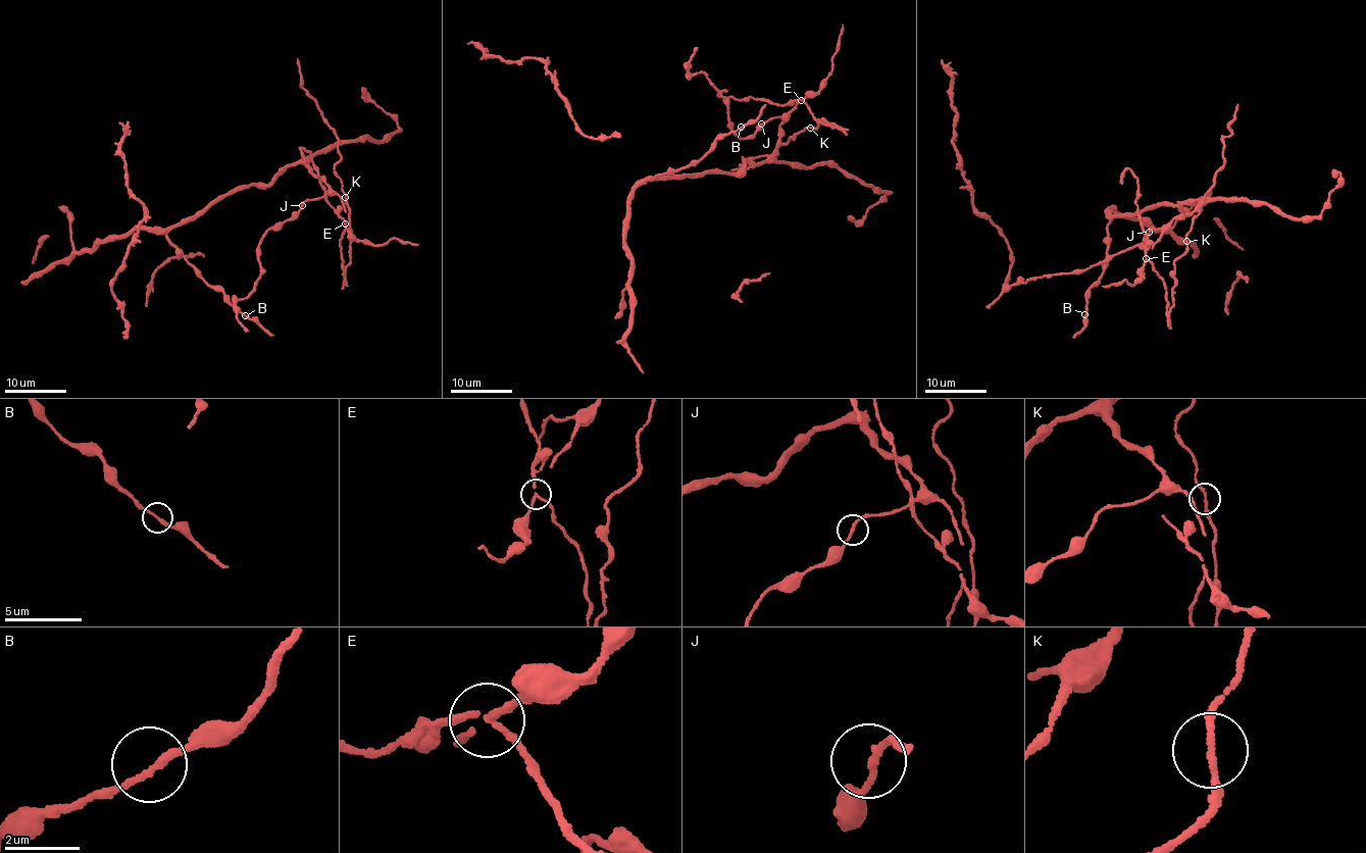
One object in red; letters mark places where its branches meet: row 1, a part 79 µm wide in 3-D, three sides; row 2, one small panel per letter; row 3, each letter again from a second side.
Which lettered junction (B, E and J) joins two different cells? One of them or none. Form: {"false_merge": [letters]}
{"false_merge": ["E"]}

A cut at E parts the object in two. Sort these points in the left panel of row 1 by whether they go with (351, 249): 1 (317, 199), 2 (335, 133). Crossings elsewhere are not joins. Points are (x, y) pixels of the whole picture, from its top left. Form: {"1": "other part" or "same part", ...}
{"1": "other part", "2": "same part"}

